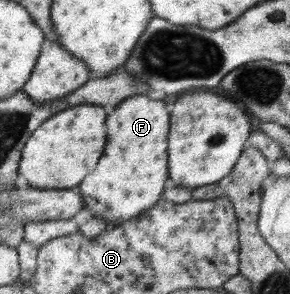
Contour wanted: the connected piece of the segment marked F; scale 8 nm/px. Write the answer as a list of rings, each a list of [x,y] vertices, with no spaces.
[[[147,93],[135,94],[119,102],[107,117],[105,117],[105,143],[102,155],[97,161],[95,171],[91,171],[83,183],[75,187],[83,198],[83,207],[91,210],[95,218],[103,219],[105,226],[115,226],[131,218],[147,213],[149,208],[161,197],[163,185],[168,178],[166,151],[167,133],[169,127],[169,112],[161,97]]]

